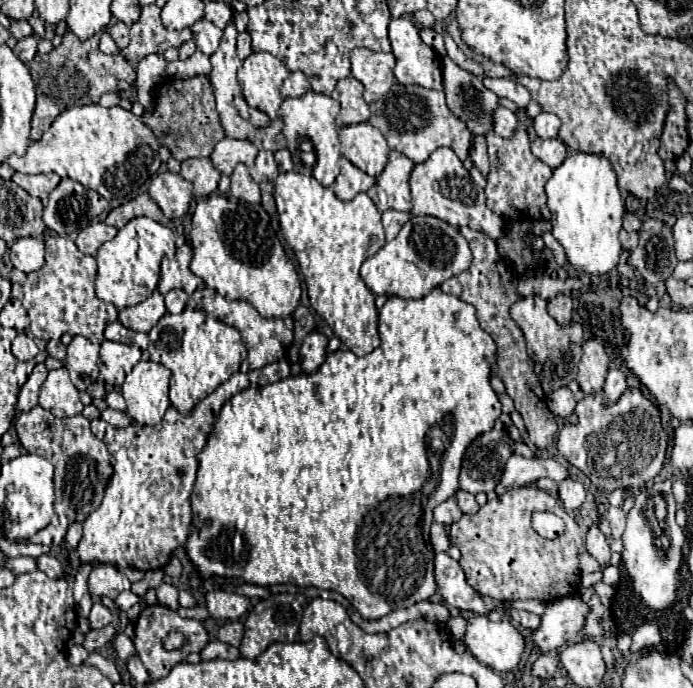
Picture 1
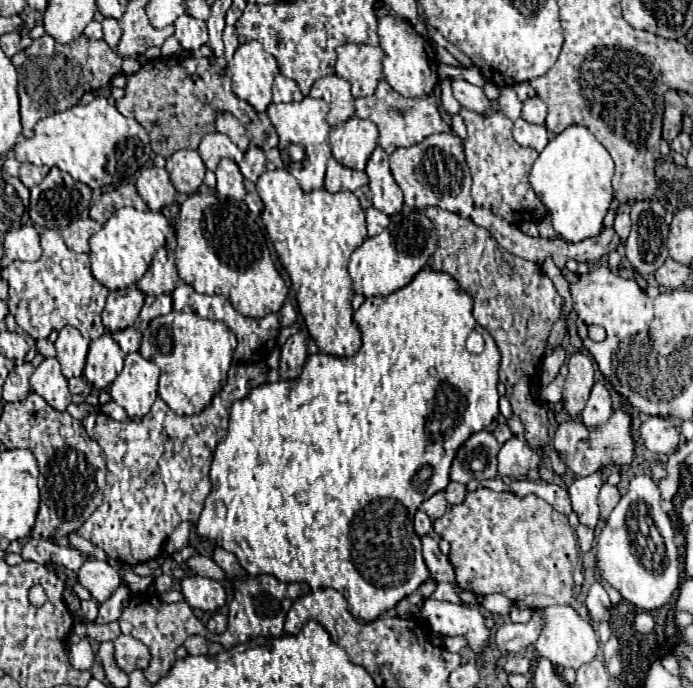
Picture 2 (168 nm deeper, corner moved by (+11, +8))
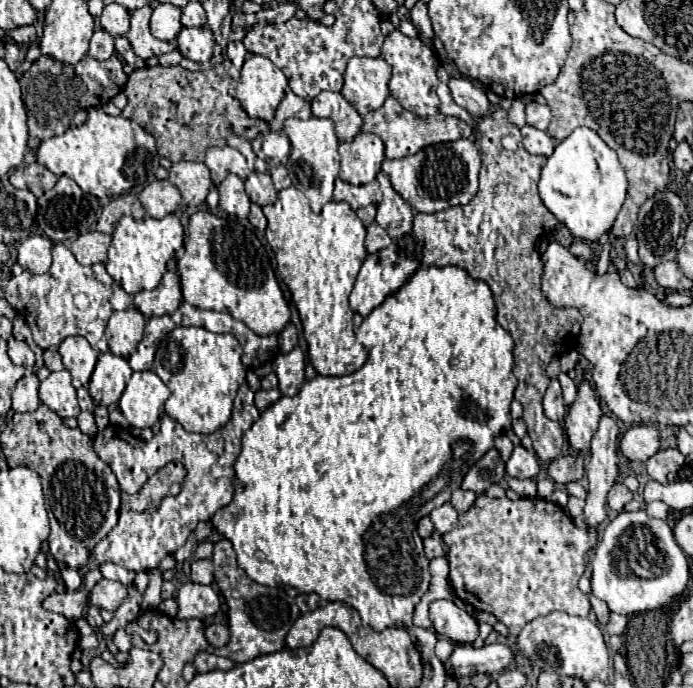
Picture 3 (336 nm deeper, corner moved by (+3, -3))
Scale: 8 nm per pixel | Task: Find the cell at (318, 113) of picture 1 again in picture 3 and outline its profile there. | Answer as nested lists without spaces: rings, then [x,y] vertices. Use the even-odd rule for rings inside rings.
[[[288,118],[284,122],[284,132],[290,138],[292,152],[288,158],[288,176],[292,184],[302,190],[310,204],[312,212],[318,214],[324,204],[332,200],[332,190],[334,190],[334,180],[338,176],[340,168],[340,156],[338,156],[338,138],[334,134],[334,124],[328,118],[310,118],[310,120],[296,120]]]

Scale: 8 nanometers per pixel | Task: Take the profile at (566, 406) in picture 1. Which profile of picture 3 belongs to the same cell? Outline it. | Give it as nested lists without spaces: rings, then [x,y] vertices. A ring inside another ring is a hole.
[[[560,372],[560,374],[558,374],[558,380],[560,380],[560,384],[562,384],[562,392],[564,392],[564,404],[566,404],[566,406],[570,406],[570,404],[574,402],[574,398],[576,398],[578,388],[576,388],[574,380],[572,380],[568,374],[564,374],[564,372]]]

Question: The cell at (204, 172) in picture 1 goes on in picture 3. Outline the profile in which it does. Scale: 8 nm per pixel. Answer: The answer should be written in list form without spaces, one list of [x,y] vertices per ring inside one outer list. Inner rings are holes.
[[[182,160],[182,162],[172,164],[168,180],[180,190],[184,204],[192,206],[192,208],[202,204],[212,188],[210,172],[208,172],[206,164],[202,164],[202,162]]]

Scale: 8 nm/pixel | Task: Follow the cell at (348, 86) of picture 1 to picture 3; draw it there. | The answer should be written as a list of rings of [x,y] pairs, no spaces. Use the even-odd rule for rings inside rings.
[[[320,92],[312,100],[312,114],[316,118],[330,118],[336,124],[336,136],[340,142],[350,142],[362,128],[362,116],[340,92]]]

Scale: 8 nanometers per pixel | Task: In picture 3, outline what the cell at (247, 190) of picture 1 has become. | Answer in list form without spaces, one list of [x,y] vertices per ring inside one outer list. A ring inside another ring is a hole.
[[[228,174],[226,180],[218,186],[218,194],[220,194],[220,208],[226,214],[232,214],[232,216],[238,216],[238,218],[248,216],[250,198],[244,192],[244,180]]]

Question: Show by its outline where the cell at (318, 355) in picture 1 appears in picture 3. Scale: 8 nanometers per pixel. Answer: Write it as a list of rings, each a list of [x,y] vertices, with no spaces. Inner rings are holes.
[[[294,348],[288,354],[280,354],[274,360],[274,368],[278,374],[278,388],[282,396],[296,396],[304,384],[304,354],[300,348]]]

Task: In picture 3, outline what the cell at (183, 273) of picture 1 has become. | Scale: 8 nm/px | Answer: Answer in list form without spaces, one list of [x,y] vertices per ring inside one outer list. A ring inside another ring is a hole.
[[[166,272],[154,290],[144,290],[134,296],[134,306],[148,318],[170,316],[182,304],[180,280],[174,272]]]

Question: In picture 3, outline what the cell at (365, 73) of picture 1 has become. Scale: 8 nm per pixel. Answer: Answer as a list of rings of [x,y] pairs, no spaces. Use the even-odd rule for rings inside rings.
[[[350,58],[340,94],[352,102],[360,116],[378,110],[388,98],[392,68],[382,58]]]

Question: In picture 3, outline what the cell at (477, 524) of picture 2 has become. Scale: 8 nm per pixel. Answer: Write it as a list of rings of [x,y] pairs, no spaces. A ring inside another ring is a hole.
[[[480,494],[476,498],[476,502],[464,512],[458,516],[458,526],[444,534],[444,542],[448,546],[448,552],[446,552],[446,558],[448,558],[448,566],[450,566],[450,586],[454,590],[454,594],[464,602],[464,604],[470,604],[474,610],[484,610],[484,612],[490,612],[494,614],[502,624],[506,624],[510,636],[518,636],[520,630],[524,628],[526,622],[538,618],[538,616],[546,616],[554,610],[562,610],[562,612],[568,612],[568,614],[576,614],[576,616],[588,616],[590,614],[590,600],[586,594],[582,594],[578,590],[578,580],[580,576],[584,574],[584,568],[586,568],[586,554],[588,550],[592,550],[598,542],[598,534],[596,534],[596,528],[590,528],[590,530],[584,530],[584,528],[578,528],[572,518],[554,502],[550,500],[544,500],[544,498],[520,498],[520,500],[510,500],[510,498],[490,498],[486,494]]]

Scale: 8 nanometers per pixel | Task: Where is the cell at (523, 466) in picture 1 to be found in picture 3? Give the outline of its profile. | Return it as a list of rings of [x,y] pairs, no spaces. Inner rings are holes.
[[[516,446],[510,460],[506,462],[506,474],[514,478],[534,478],[538,470],[538,456],[524,446]]]

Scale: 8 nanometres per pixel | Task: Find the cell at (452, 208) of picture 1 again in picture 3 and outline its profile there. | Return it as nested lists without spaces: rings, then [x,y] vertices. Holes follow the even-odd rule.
[[[466,138],[454,142],[440,142],[400,160],[384,160],[382,172],[388,174],[392,188],[416,212],[440,212],[456,204],[468,204],[474,198],[478,190],[480,152],[474,142]]]

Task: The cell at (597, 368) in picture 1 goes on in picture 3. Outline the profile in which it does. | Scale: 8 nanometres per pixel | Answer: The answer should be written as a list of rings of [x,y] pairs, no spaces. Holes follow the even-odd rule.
[[[588,380],[578,386],[576,402],[570,406],[568,416],[564,418],[564,430],[568,434],[570,446],[582,454],[590,448],[590,440],[598,430],[598,420],[602,416],[598,396]]]

